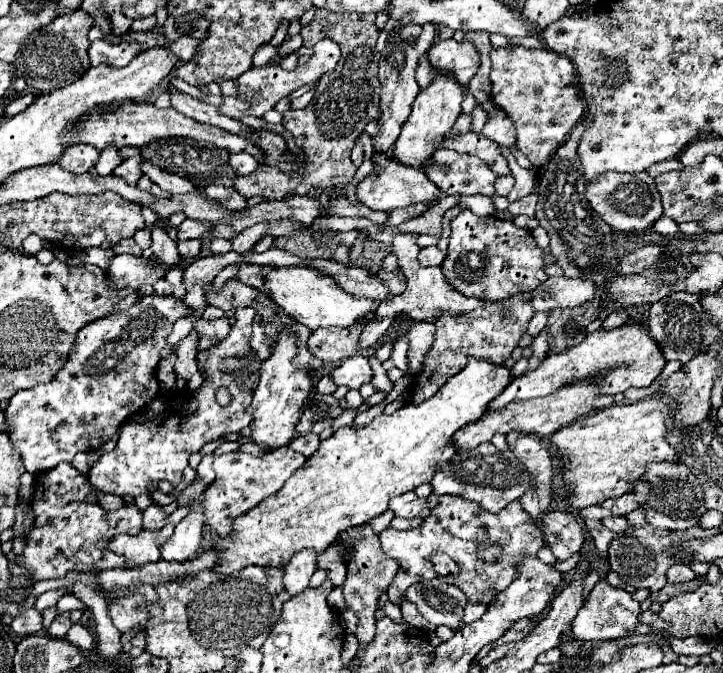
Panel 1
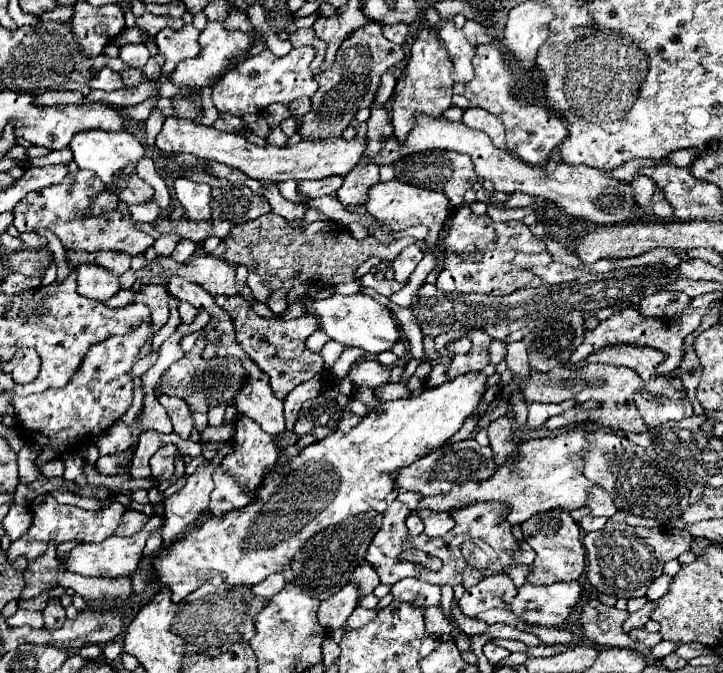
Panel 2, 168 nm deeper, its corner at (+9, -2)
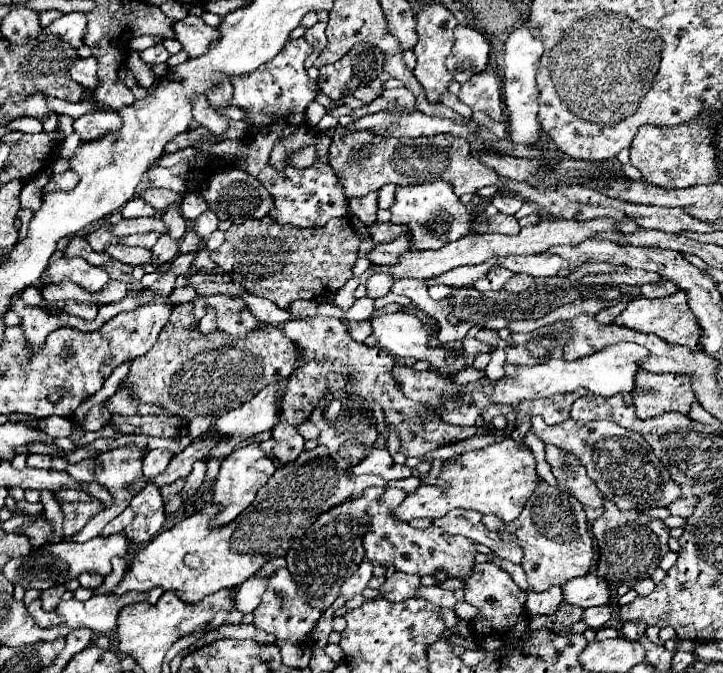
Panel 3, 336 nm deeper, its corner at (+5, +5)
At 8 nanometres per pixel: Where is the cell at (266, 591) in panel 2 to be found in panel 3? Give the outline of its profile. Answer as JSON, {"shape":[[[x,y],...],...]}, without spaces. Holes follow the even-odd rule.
{"shape":[[[255,577],[255,579],[247,579],[245,583],[239,585],[237,591],[237,609],[241,609],[241,613],[251,613],[259,601],[261,601],[261,593],[267,589],[271,577]]]}

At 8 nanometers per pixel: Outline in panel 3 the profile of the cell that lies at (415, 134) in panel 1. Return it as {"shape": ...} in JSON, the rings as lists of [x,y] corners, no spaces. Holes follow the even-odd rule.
{"shape":[[[439,3],[425,5],[417,13],[417,37],[419,37],[419,41],[417,41],[415,49],[413,49],[415,55],[417,55],[417,65],[415,65],[413,73],[415,73],[417,81],[423,85],[429,103],[439,103],[441,95],[449,89],[451,73],[445,67],[445,59],[449,57],[453,41],[455,41],[455,35],[453,35],[455,25],[457,25],[457,19],[453,17],[453,13],[447,7],[439,5]]]}

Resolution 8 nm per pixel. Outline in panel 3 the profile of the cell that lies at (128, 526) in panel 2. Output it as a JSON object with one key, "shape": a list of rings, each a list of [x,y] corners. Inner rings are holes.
{"shape":[[[127,507],[121,515],[117,515],[115,519],[111,519],[105,527],[103,527],[103,531],[101,531],[101,535],[103,537],[107,537],[107,535],[115,535],[115,533],[121,533],[131,521],[135,519],[135,511],[131,509],[131,507]]]}

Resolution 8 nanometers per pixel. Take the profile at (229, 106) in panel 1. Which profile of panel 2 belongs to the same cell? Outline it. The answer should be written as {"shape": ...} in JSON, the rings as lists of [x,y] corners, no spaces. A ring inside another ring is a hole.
{"shape":[[[109,66],[101,68],[89,82],[91,90],[107,90],[107,92],[111,92],[111,90],[119,90],[121,86],[125,86],[121,76],[117,72],[113,72]]]}

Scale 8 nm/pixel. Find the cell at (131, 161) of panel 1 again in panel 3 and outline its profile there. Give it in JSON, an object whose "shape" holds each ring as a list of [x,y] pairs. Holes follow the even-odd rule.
{"shape":[[[155,187],[145,189],[139,197],[141,197],[143,201],[147,201],[149,205],[153,205],[157,211],[165,211],[167,207],[177,205],[177,203],[181,203],[181,199],[183,199],[179,193],[173,195],[173,191],[169,191],[169,189],[155,189]]]}

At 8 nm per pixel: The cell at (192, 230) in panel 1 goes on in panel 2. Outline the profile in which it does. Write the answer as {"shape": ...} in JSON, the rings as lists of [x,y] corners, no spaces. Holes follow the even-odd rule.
{"shape":[[[163,234],[163,236],[159,236],[159,238],[155,240],[155,244],[153,244],[155,254],[157,254],[157,256],[171,256],[171,252],[173,252],[173,248],[175,248],[175,244],[177,244],[179,240],[181,240],[181,238],[179,238],[177,234]]]}

